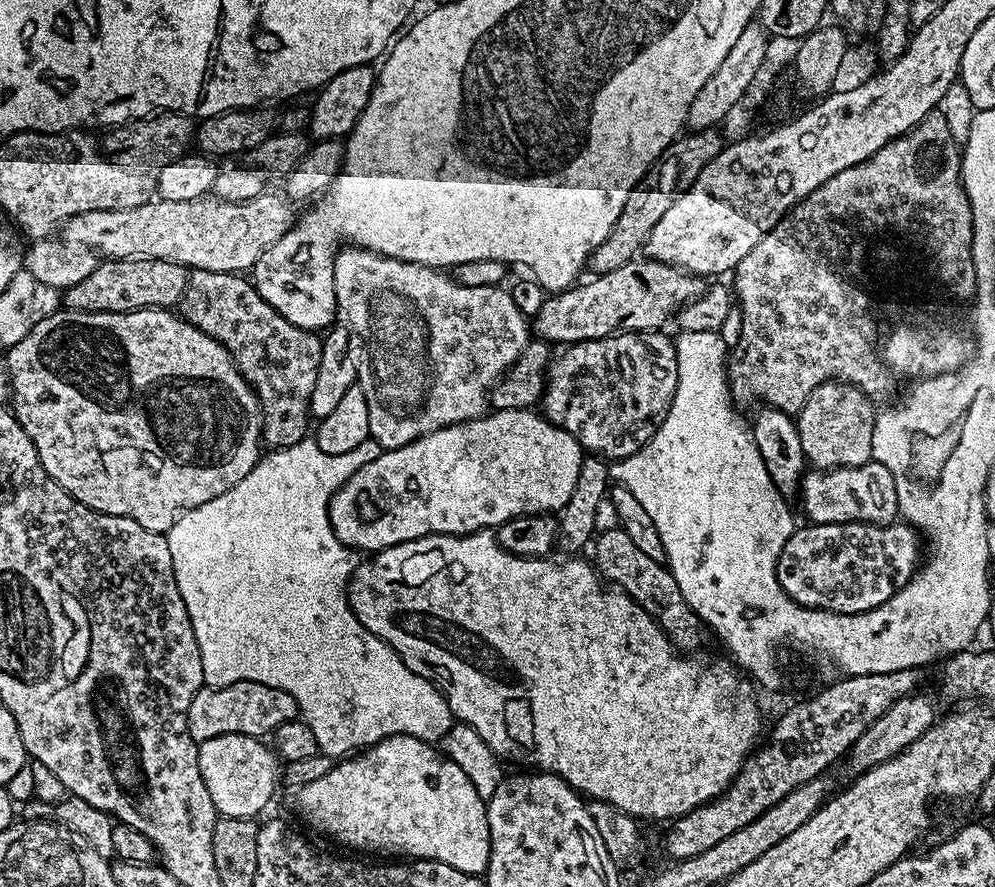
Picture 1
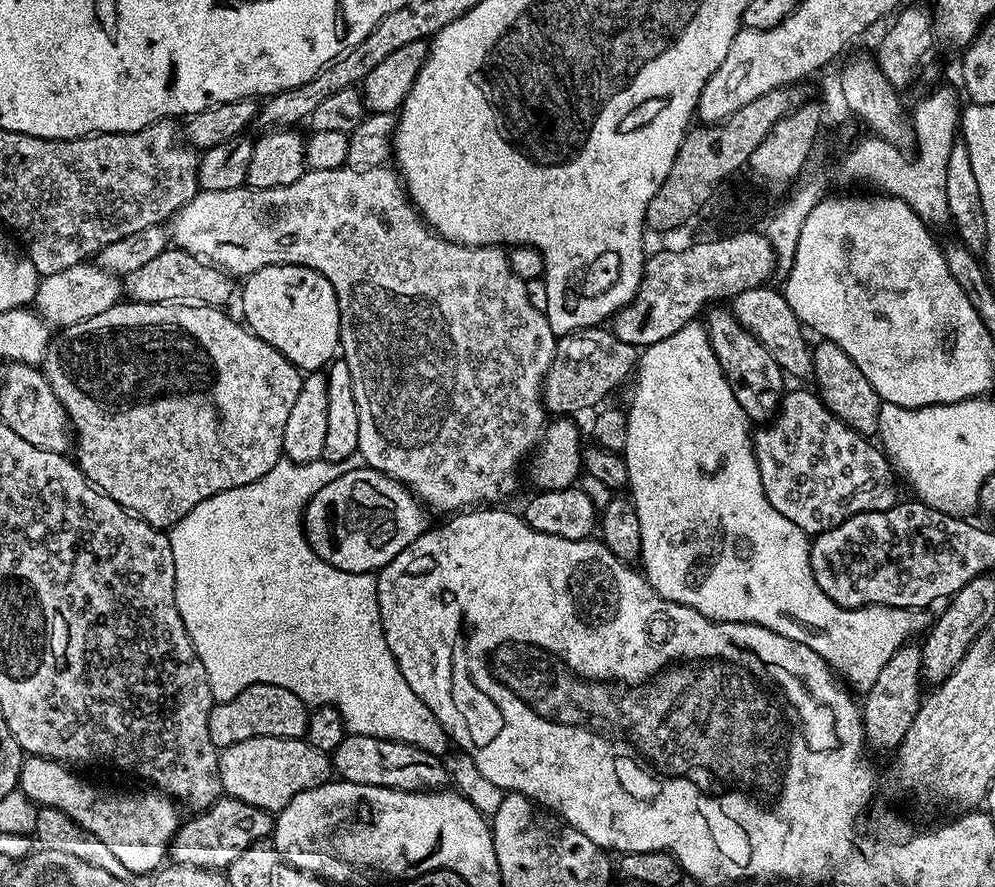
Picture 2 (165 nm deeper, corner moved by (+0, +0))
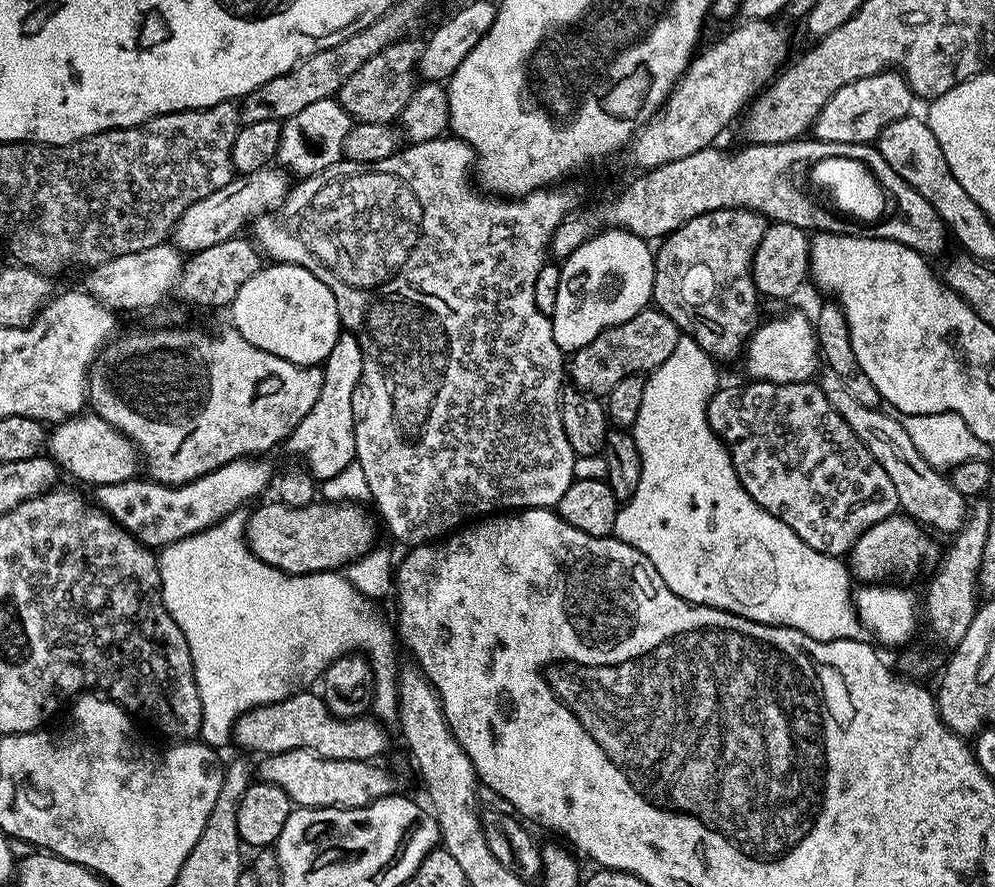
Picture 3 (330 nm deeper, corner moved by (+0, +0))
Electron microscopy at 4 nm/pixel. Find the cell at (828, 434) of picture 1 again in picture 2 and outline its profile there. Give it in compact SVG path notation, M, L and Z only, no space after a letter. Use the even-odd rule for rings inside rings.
M820 340L812 348L812 376L816 380L820 400L846 426L860 435L871 437L878 426L878 414L882 403L880 395L866 382L866 374L854 366L854 362L834 342Z

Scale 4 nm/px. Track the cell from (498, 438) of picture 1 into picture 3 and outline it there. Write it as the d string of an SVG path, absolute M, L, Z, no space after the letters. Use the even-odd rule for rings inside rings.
M279 502L264 504L246 520L246 543L263 564L277 568L290 576L310 576L314 572L340 570L364 556L374 547L372 520L356 502L313 502L304 508L291 508Z

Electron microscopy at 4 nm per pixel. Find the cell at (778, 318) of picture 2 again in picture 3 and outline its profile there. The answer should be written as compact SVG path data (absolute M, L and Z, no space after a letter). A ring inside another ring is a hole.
M824 366L819 369L818 383L822 394L826 394L826 402L830 402L830 406L842 414L846 426L858 434L862 446L866 446L866 450L874 454L878 466L890 474L890 482L894 482L894 494L898 494L899 511L929 529L937 528L947 534L959 532L968 516L969 501L958 494L958 490L954 490L951 479L941 469L935 468L918 452L900 419L886 415L880 408L862 406L862 402L857 402L850 395L850 390L846 390L846 382L842 382L842 378L838 378L832 368Z

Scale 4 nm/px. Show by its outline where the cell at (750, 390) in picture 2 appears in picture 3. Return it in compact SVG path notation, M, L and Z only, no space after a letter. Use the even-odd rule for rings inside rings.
M748 208L718 209L691 218L682 226L663 237L654 252L654 286L652 304L670 318L706 354L717 362L732 360L743 353L749 338L758 327L756 315L760 312L756 284L752 281L752 259L758 242L766 234L770 221Z

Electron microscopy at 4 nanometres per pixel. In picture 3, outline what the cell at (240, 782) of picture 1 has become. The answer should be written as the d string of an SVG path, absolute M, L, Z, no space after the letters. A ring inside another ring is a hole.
M305 748L265 755L258 776L265 784L282 786L293 805L301 808L361 808L397 791L392 776L370 760L331 760Z

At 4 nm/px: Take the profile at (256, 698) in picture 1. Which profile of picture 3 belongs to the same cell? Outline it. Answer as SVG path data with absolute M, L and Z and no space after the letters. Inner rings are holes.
M297 691L295 694L287 696L285 700L279 700L273 704L263 704L257 708L252 708L246 714L238 718L238 722L232 727L232 740L240 748L245 748L248 752L260 752L273 756L286 750L298 750L305 748L311 752L317 752L322 758L331 760L370 760L379 761L380 755L388 748L388 732L383 723L375 718L359 716L351 720L341 720L335 716L326 706L326 702L315 691Z

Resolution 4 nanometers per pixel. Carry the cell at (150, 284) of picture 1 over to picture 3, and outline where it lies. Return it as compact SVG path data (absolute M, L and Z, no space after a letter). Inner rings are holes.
M233 238L218 242L218 246L210 246L210 250L191 253L183 261L174 296L188 304L197 304L200 308L227 309L234 302L238 290L242 290L242 286L246 286L246 282L250 282L250 278L254 278L262 266L259 247L251 239L244 239Z

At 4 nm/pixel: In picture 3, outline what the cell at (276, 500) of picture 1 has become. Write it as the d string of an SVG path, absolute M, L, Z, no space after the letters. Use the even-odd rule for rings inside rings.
M243 511L232 512L229 516L218 521L217 524L211 524L206 530L166 545L165 548L159 549L158 559L160 561L160 589L162 590L164 605L170 614L170 618L174 618L174 622L178 622L178 626L186 638L186 646L190 646L190 658L194 666L198 698L202 698L202 726L200 727L199 739L203 743L211 744L217 750L223 749L223 744L232 740L232 727L238 722L238 718L242 714L246 714L250 709L263 704L273 704L279 700L285 700L287 696L293 695L301 687L300 680L319 681L326 669L338 657L352 653L366 654L369 662L372 663L372 673L376 676L374 698L372 699L372 712L375 719L381 722L389 722L388 720L395 721L399 717L400 699L398 698L398 686L396 685L398 663L396 664L396 650L394 648L398 642L393 625L391 628L384 621L383 614L376 609L377 601L364 593L360 593L344 574L333 570L331 572L314 572L310 576L290 576L282 570L263 564L247 546L246 516Z

